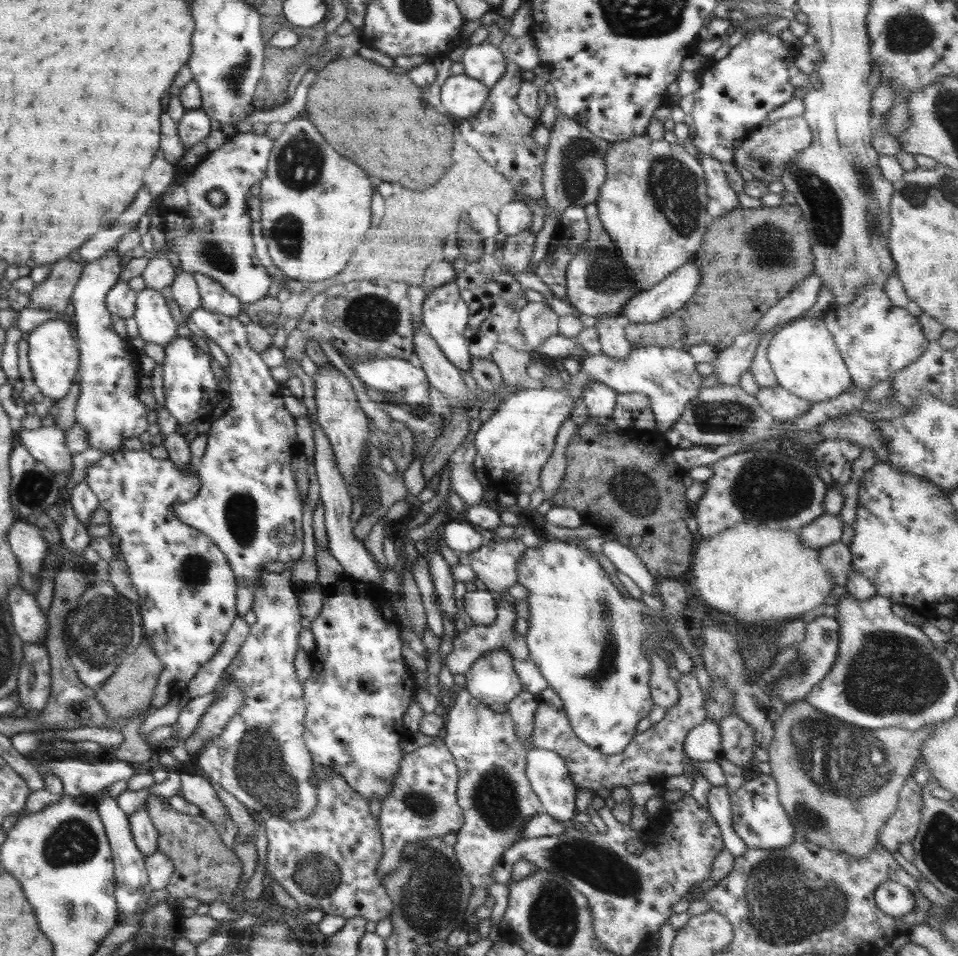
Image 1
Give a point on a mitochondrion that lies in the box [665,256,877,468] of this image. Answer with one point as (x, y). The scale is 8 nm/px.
(715, 417)

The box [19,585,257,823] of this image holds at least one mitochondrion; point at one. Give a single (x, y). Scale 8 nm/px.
(99, 632)

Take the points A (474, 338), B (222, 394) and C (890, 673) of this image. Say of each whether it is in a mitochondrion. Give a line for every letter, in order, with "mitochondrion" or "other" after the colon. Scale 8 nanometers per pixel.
A: other
B: other
C: mitochondrion

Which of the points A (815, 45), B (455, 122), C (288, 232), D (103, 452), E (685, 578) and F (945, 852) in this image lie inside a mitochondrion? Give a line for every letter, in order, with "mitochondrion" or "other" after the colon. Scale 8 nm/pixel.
A: other
B: other
C: mitochondrion
D: other
E: other
F: mitochondrion

